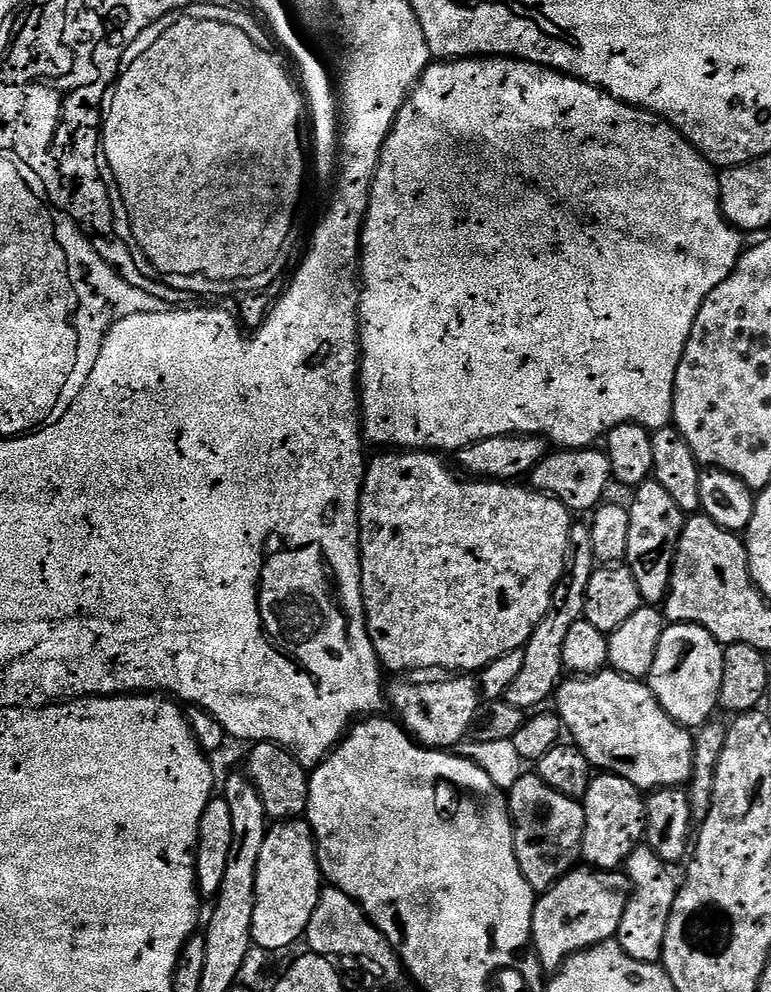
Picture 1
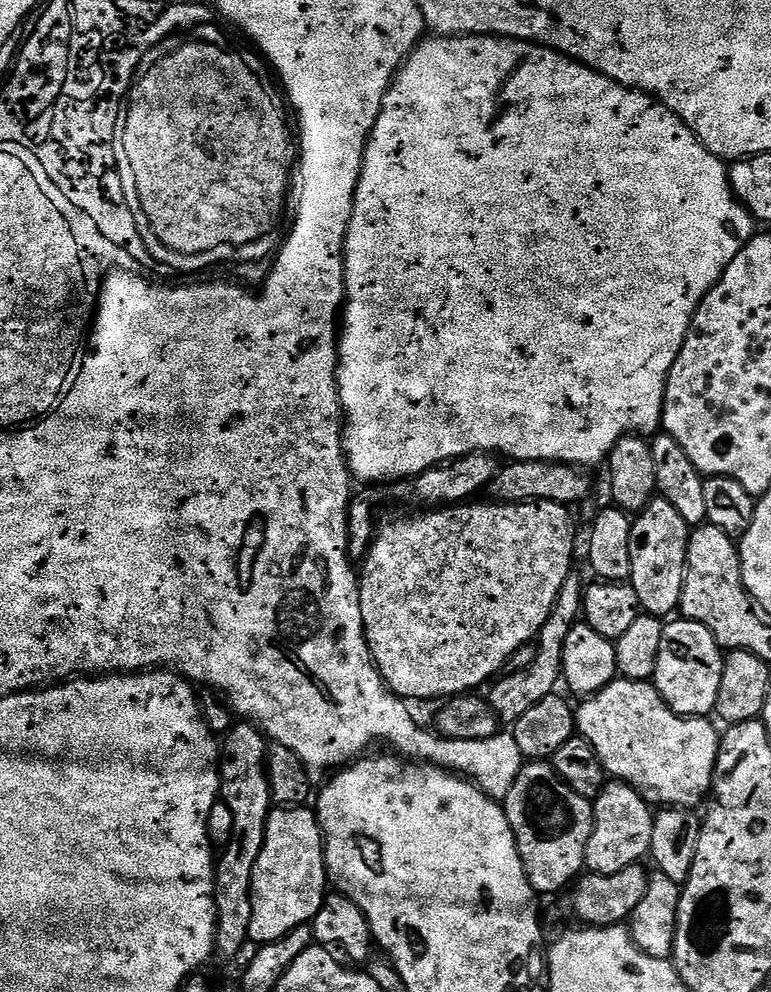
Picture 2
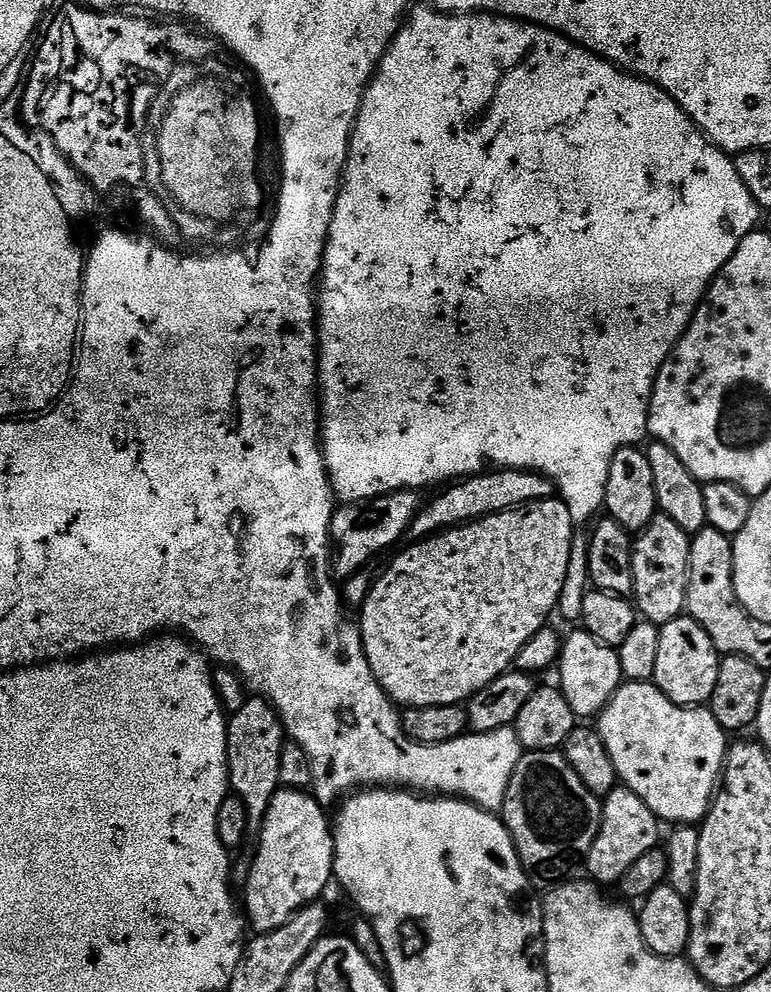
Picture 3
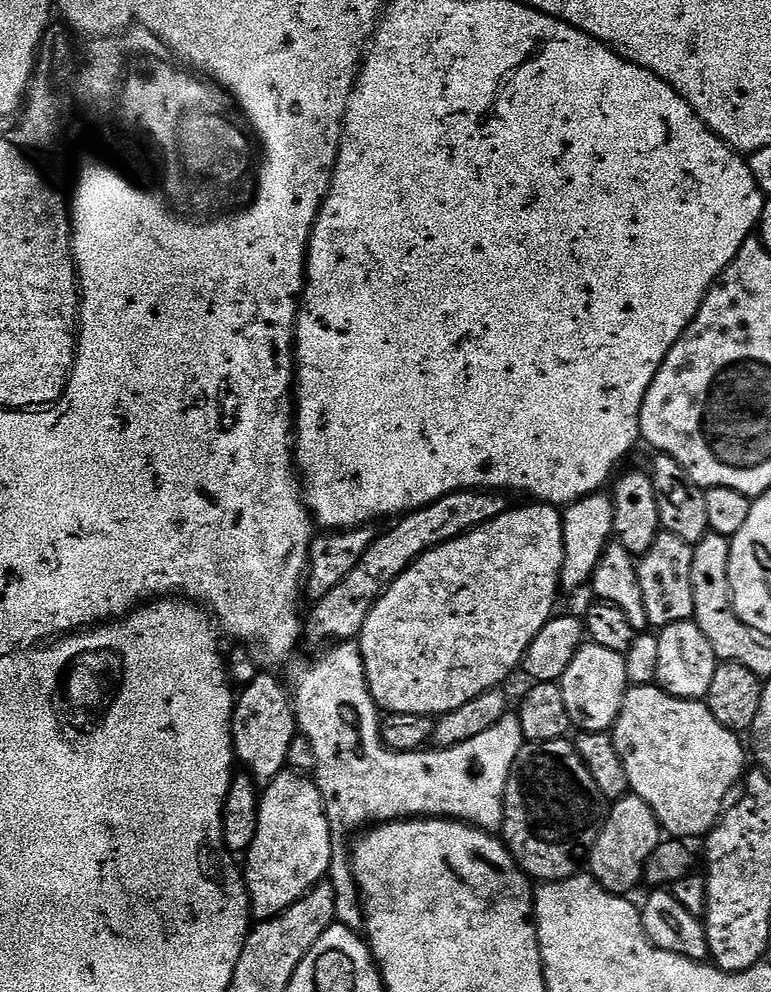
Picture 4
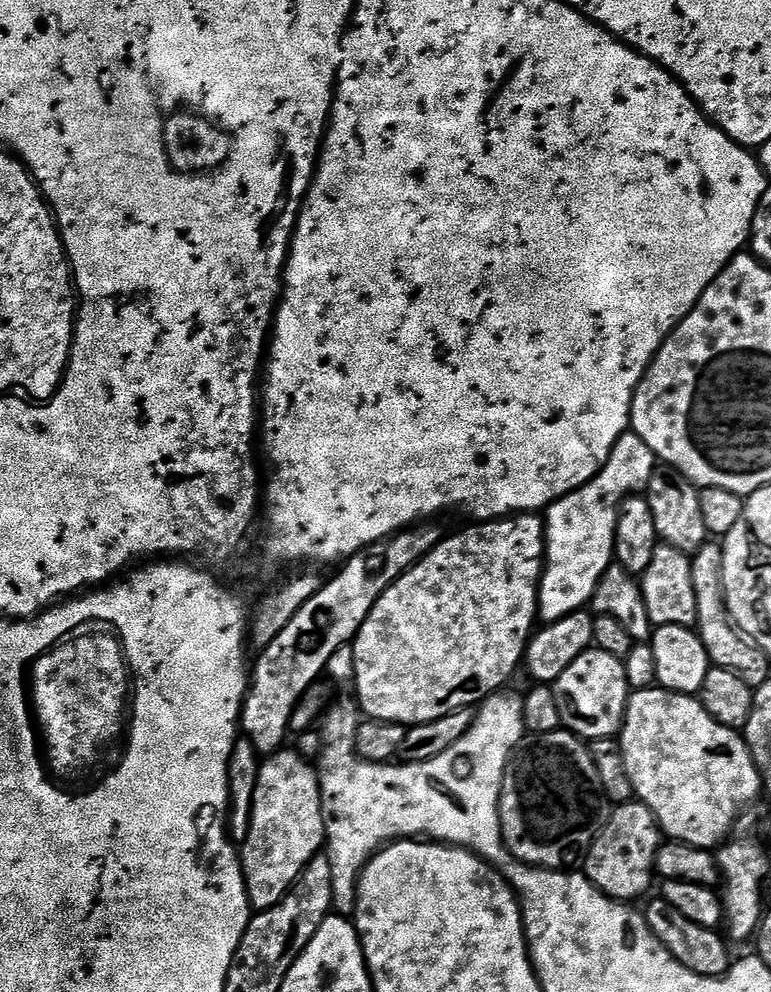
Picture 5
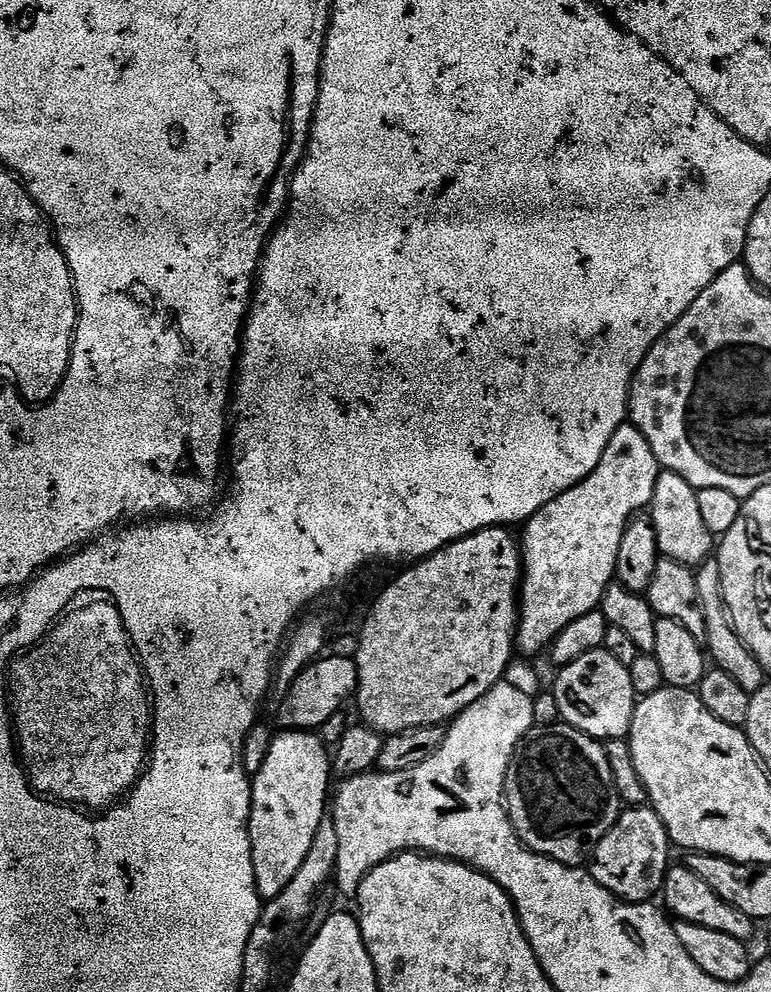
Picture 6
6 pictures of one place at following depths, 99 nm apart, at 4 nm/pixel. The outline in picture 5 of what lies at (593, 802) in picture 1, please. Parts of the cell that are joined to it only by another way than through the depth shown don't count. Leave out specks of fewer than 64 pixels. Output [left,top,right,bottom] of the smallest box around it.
[582,802,661,902]

